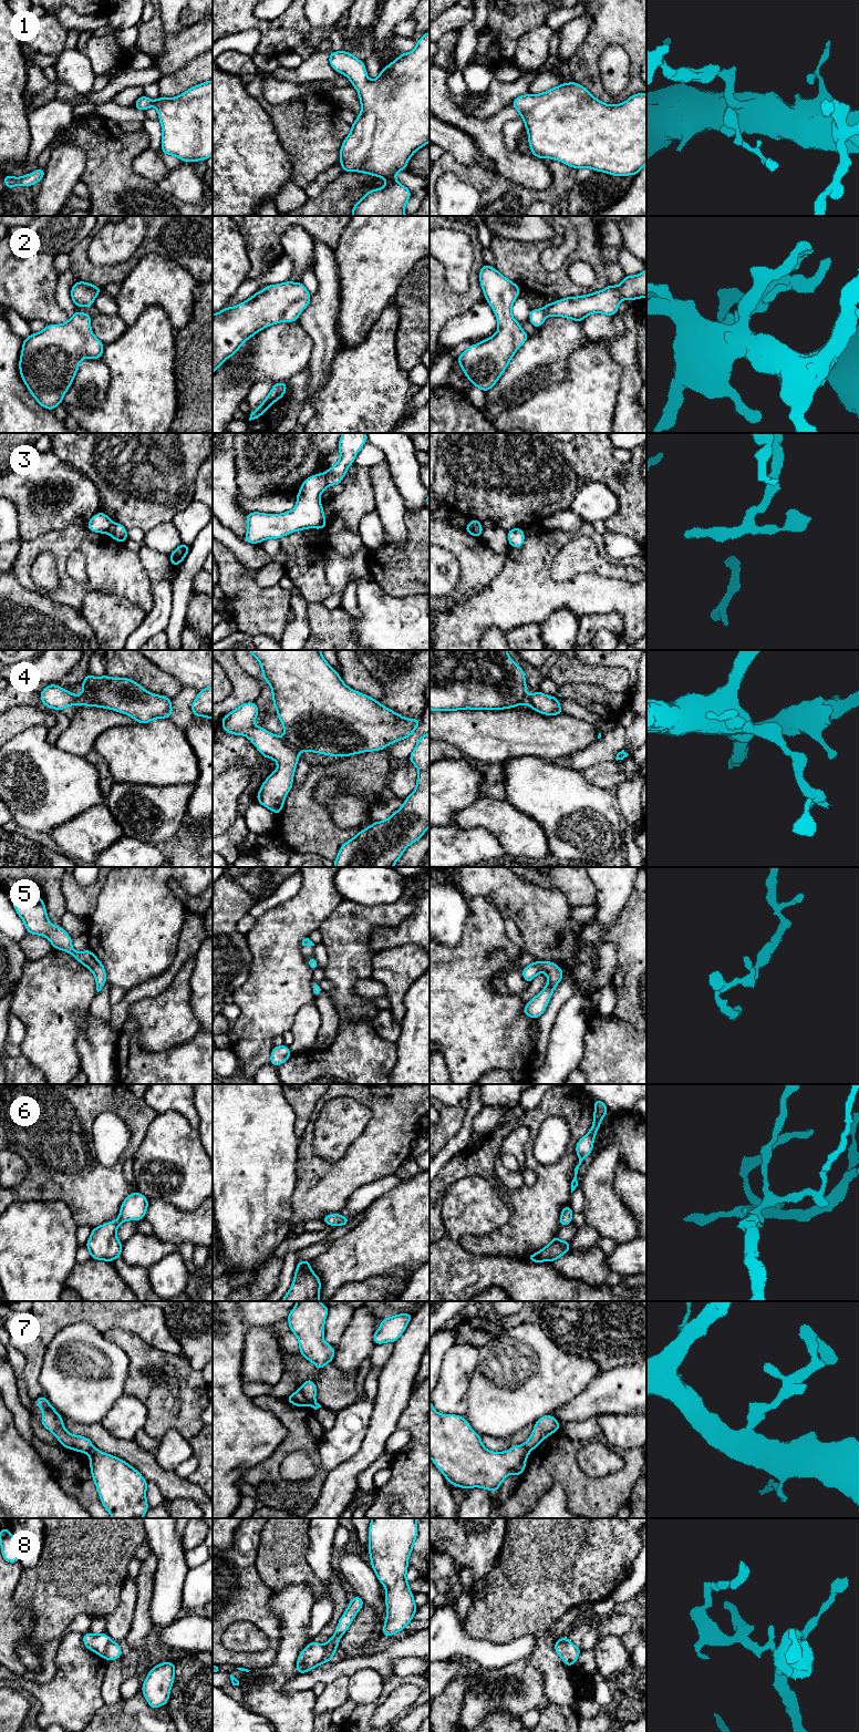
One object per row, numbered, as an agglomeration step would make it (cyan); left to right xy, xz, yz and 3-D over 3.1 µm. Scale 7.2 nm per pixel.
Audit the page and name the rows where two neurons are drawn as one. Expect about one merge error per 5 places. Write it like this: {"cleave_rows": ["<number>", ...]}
{"cleave_rows": ["3", "4", "7", "8"]}

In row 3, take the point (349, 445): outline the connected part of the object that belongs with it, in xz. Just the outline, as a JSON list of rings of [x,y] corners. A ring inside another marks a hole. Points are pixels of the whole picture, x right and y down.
[[[342,433],[338,447],[340,458],[338,463],[327,470],[328,486],[340,485],[350,465],[362,446],[368,443],[366,433]]]

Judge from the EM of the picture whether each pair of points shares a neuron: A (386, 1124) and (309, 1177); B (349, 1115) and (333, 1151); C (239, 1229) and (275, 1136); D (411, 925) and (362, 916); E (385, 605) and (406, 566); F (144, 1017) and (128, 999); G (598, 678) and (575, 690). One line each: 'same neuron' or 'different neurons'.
A: same neuron
B: same neuron
C: same neuron
D: different neurons
E: different neurons
F: different neurons
G: different neurons

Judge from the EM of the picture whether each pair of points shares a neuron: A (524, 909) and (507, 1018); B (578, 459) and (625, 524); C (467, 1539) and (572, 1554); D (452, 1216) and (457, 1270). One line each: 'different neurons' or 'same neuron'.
A: different neurons
B: same neuron
C: different neurons
D: same neuron

